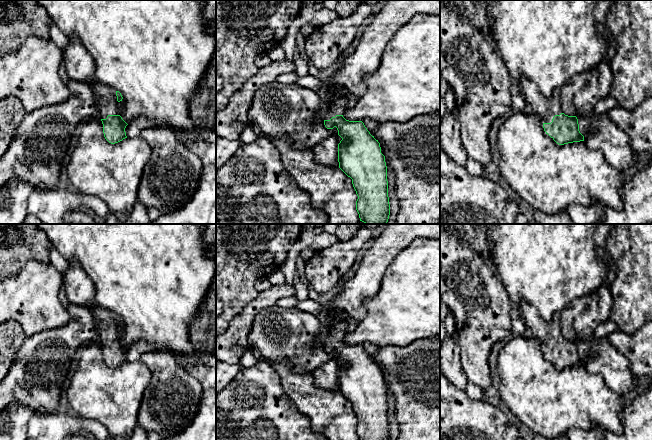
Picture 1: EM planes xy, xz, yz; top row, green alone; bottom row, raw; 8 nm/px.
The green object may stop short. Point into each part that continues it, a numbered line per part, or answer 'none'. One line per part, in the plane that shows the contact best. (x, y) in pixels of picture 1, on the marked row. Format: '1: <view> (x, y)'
1: yz (546, 108)

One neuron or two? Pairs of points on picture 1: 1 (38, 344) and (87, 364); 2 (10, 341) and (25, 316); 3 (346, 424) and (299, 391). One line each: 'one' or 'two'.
1: two
2: two
3: one

